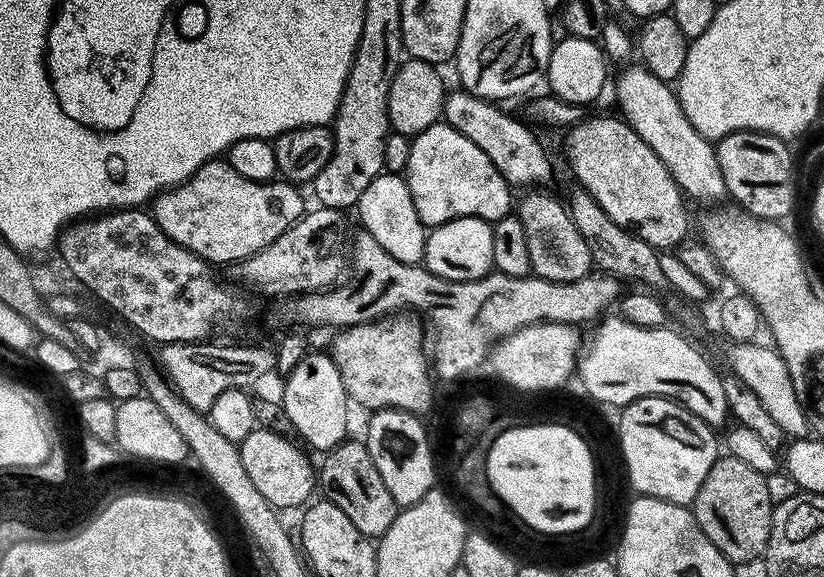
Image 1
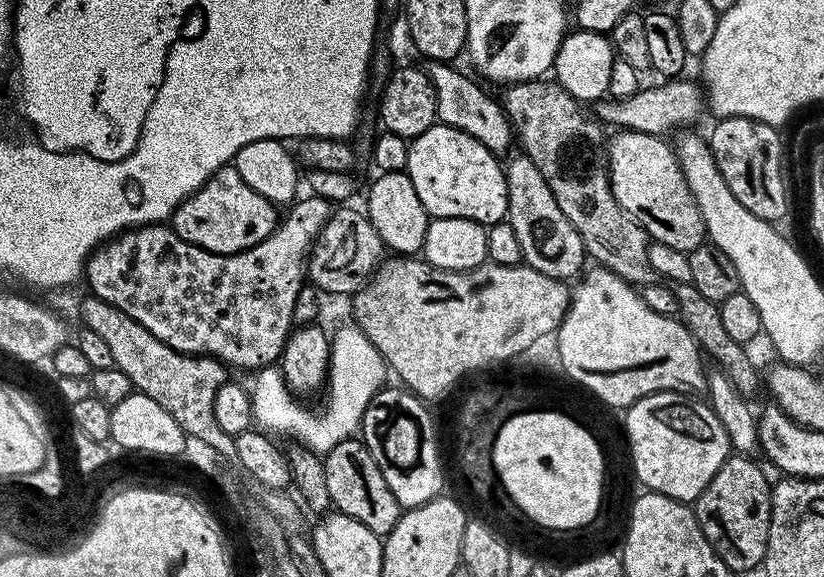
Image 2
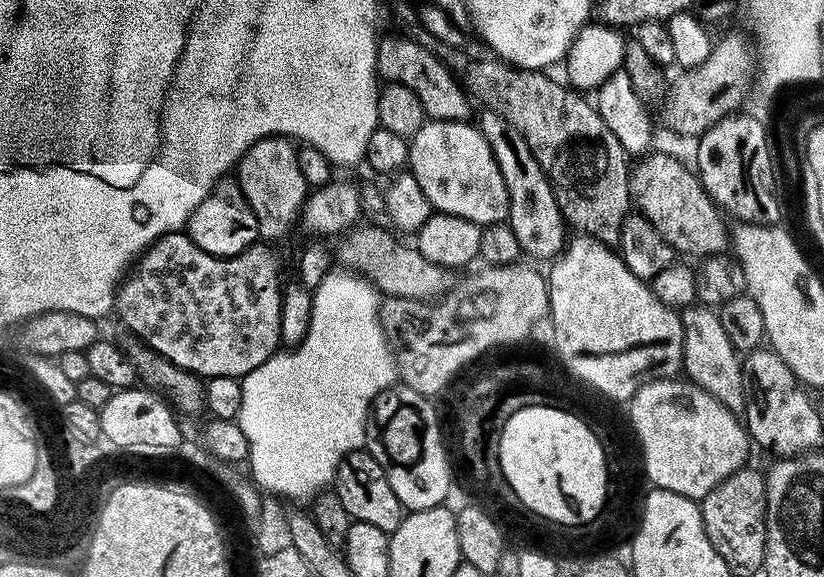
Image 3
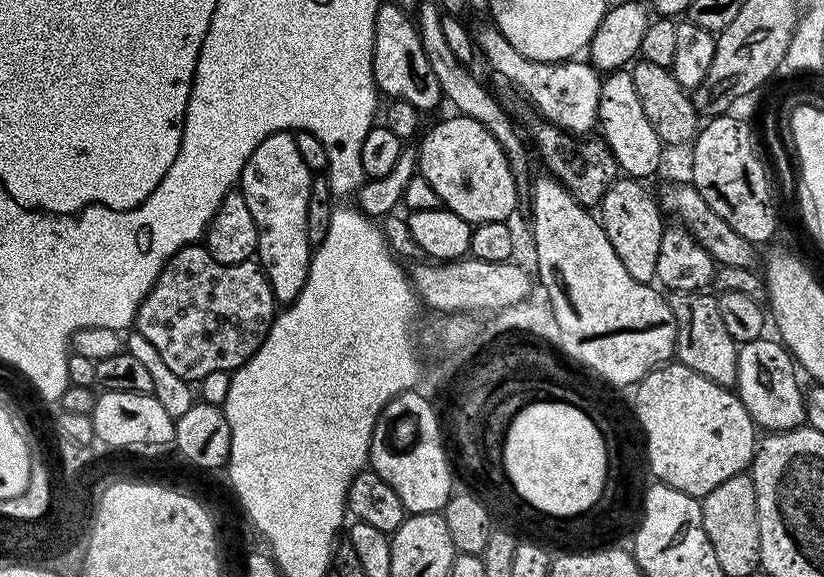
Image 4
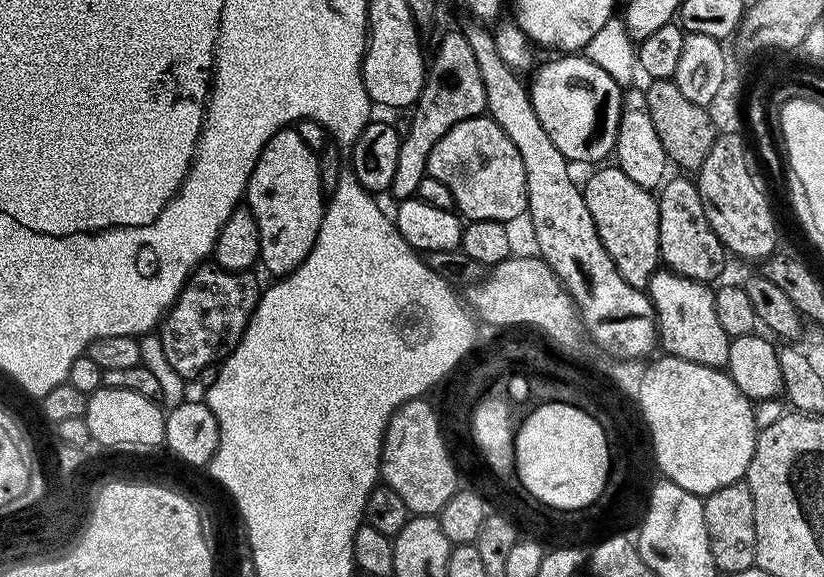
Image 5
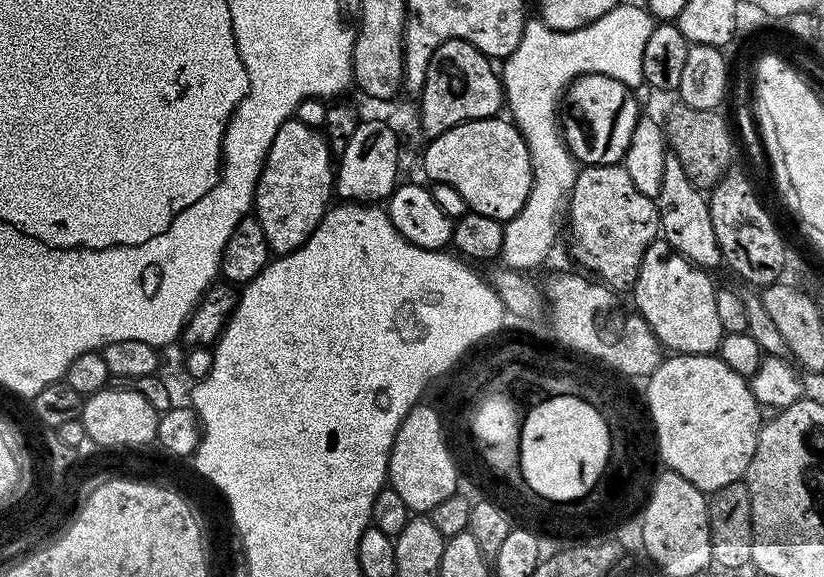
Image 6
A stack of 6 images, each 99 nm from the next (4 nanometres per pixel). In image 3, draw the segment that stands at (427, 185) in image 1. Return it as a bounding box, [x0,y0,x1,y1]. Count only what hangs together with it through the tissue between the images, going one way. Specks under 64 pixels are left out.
[408,120,508,226]

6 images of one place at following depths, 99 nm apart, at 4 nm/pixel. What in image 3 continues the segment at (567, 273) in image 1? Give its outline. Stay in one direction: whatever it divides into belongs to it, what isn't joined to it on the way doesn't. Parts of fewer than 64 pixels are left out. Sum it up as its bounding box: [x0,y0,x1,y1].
[478,110,570,262]

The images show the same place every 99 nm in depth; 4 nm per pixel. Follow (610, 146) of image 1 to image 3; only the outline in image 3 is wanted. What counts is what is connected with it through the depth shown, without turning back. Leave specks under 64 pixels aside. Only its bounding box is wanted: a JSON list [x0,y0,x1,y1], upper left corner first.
[630,151,730,258]

